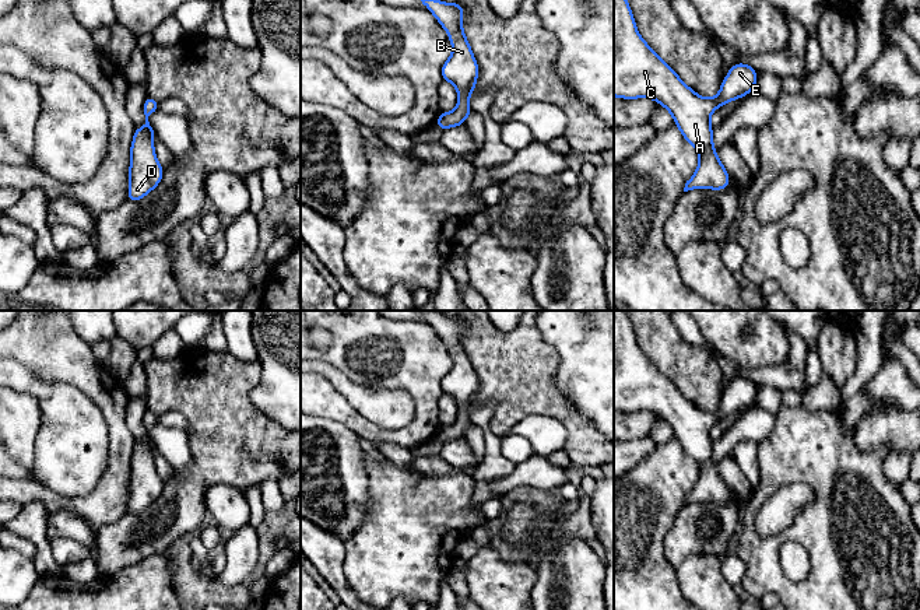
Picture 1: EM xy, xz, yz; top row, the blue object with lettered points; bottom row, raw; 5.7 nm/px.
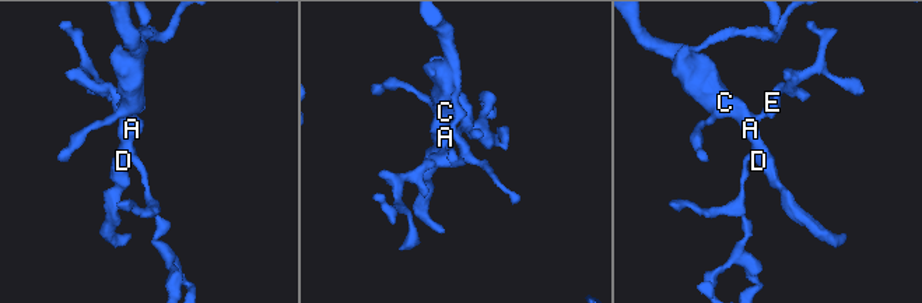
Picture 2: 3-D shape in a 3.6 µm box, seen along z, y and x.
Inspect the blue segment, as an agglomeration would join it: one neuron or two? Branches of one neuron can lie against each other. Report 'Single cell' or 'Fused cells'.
Single cell

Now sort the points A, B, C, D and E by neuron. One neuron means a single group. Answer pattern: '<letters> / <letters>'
A B C D E

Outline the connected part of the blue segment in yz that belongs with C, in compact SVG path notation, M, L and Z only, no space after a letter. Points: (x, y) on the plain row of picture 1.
M614 311L614 410L652 411L673 428L680 446L699 466L699 478L684 505L723 504L730 498L713 460L710 428L720 418L748 409L756 400L756 388L749 378L735 376L714 411L698 409L640 350L626 312Z

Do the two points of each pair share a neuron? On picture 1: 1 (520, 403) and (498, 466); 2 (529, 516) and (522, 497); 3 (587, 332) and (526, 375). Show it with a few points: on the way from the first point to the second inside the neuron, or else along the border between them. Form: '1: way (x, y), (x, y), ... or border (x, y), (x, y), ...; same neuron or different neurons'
1: border (490, 400), (494, 403), (490, 427), (498, 434); different neurons
2: border (505, 511), (515, 504), (534, 504), (544, 512); different neurons
3: border (536, 328), (557, 354), (557, 386); different neurons

